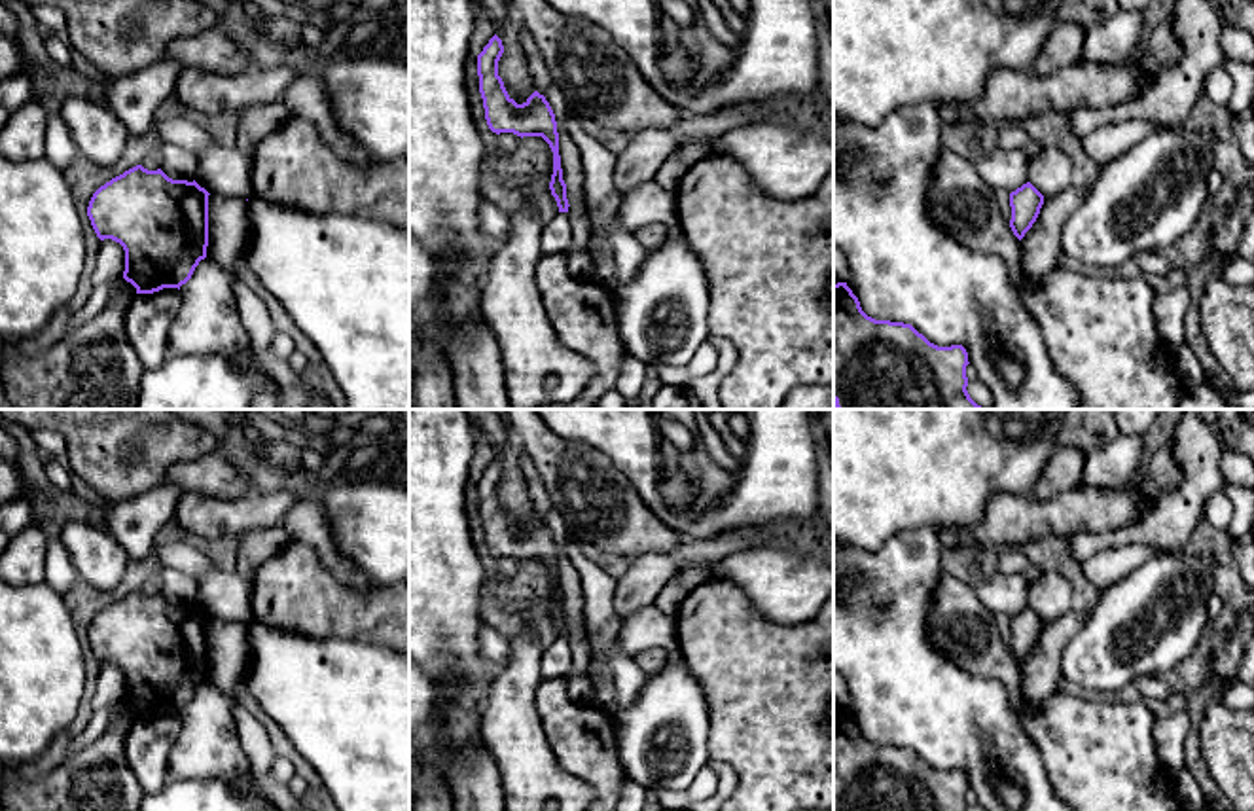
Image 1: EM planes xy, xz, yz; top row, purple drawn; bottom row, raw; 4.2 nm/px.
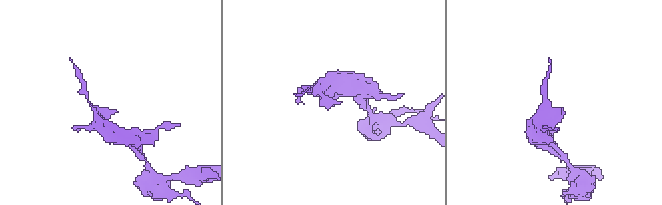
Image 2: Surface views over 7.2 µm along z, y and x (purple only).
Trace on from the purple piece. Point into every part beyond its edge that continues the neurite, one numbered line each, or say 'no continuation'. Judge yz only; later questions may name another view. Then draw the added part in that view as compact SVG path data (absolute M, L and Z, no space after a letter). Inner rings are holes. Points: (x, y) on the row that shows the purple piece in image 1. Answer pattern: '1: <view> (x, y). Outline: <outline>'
no continuation

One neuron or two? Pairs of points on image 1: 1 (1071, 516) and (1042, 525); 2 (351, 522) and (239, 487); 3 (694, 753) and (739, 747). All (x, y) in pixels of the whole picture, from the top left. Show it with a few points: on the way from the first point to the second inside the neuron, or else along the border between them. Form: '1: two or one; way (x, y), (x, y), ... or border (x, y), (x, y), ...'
1: one; way (1063, 516), (1050, 520)
2: two; border (224, 453), (249, 482), (250, 491)
3: two; border (707, 705), (709, 760)

